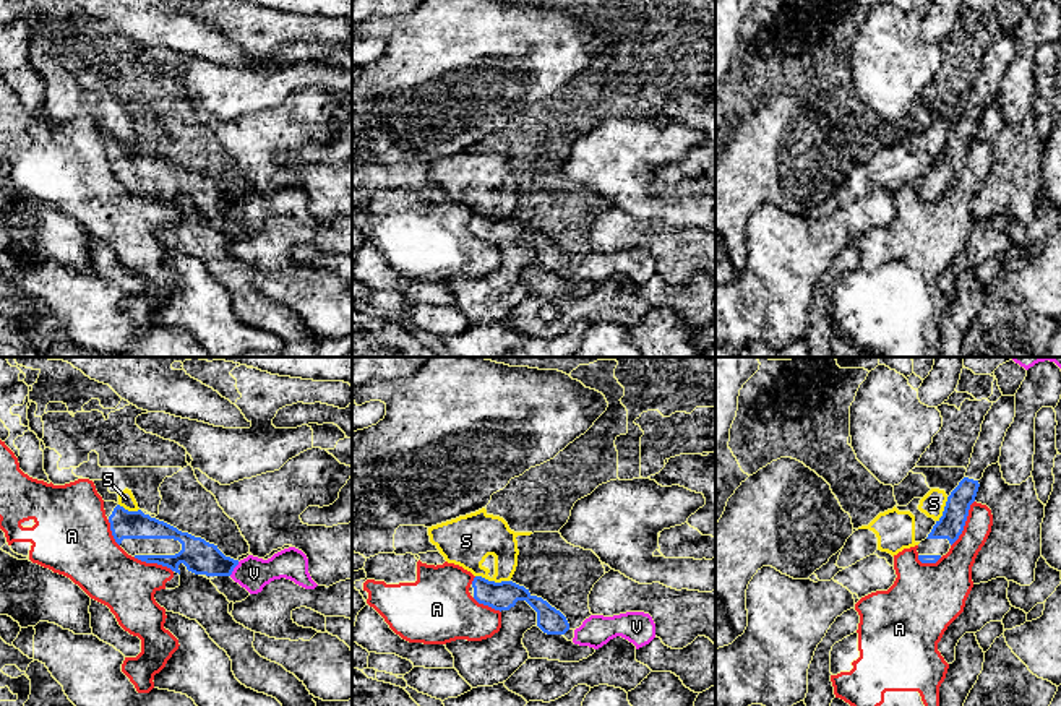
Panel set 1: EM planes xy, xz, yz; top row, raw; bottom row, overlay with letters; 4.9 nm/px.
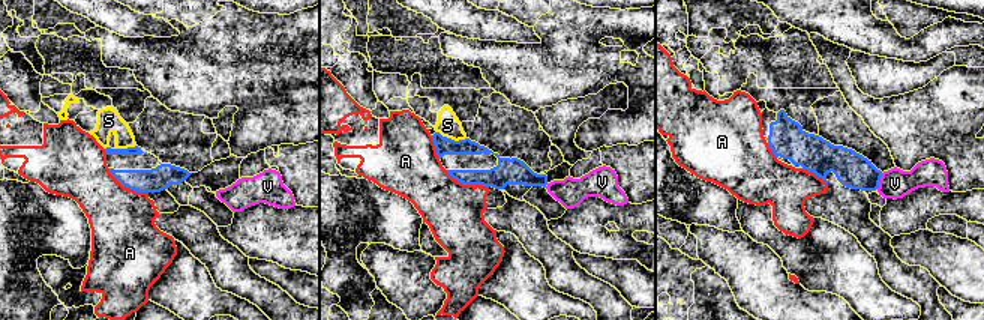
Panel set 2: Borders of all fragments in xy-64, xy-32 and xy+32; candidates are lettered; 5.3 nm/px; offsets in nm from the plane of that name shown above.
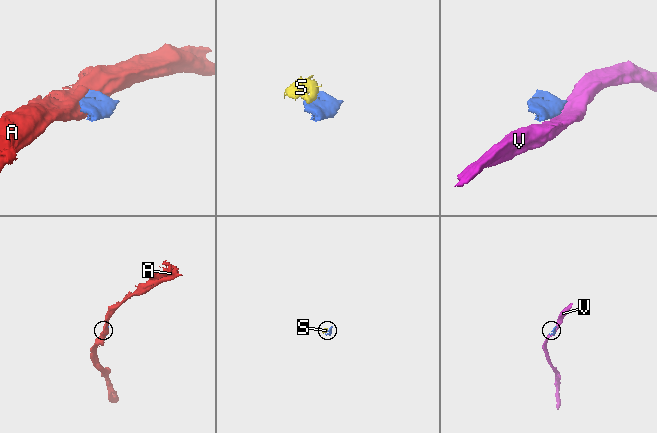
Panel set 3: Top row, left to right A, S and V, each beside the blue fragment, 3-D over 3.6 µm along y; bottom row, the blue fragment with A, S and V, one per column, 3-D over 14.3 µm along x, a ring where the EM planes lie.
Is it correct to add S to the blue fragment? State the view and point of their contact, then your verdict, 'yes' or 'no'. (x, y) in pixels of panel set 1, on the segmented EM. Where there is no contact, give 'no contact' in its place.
contact xz (492, 581); no

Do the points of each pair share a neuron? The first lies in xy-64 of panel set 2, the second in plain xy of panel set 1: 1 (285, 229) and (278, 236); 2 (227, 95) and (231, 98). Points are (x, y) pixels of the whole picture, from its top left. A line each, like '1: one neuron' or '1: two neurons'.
1: one neuron
2: one neuron

